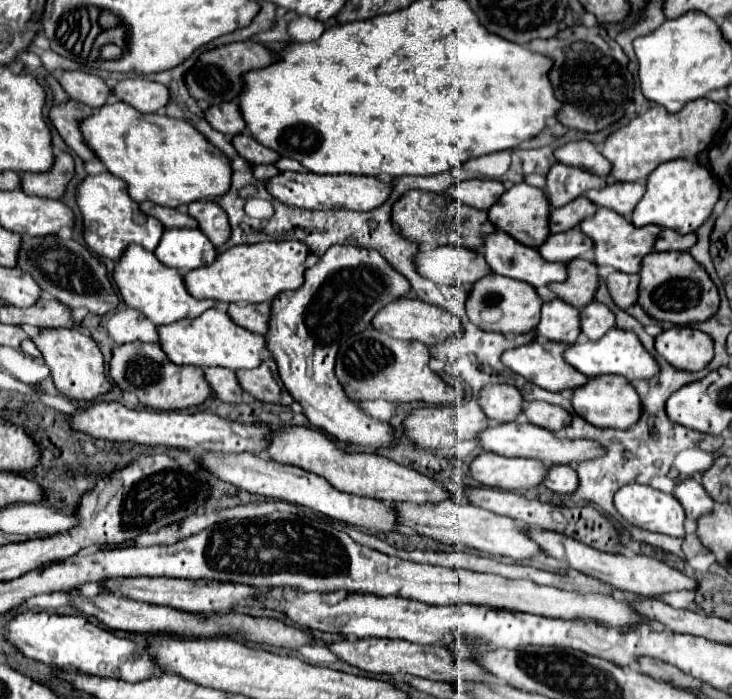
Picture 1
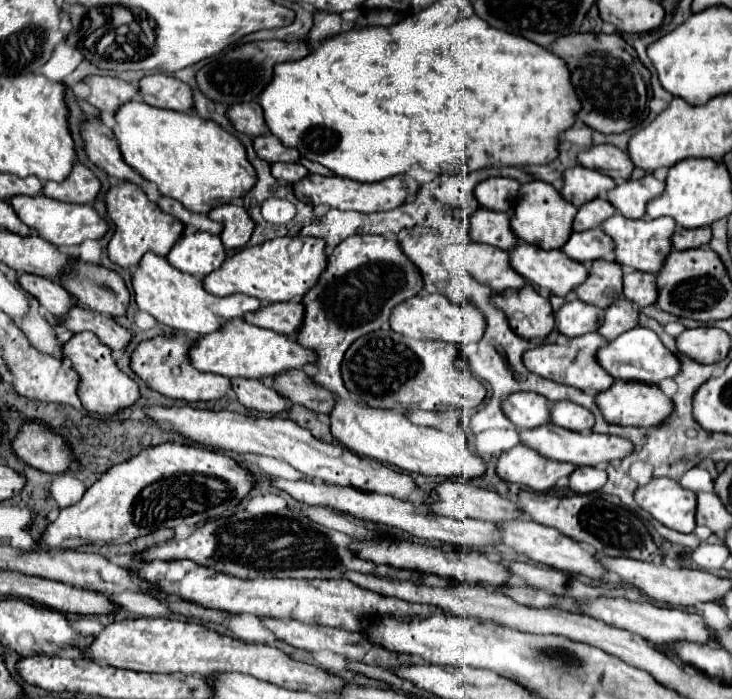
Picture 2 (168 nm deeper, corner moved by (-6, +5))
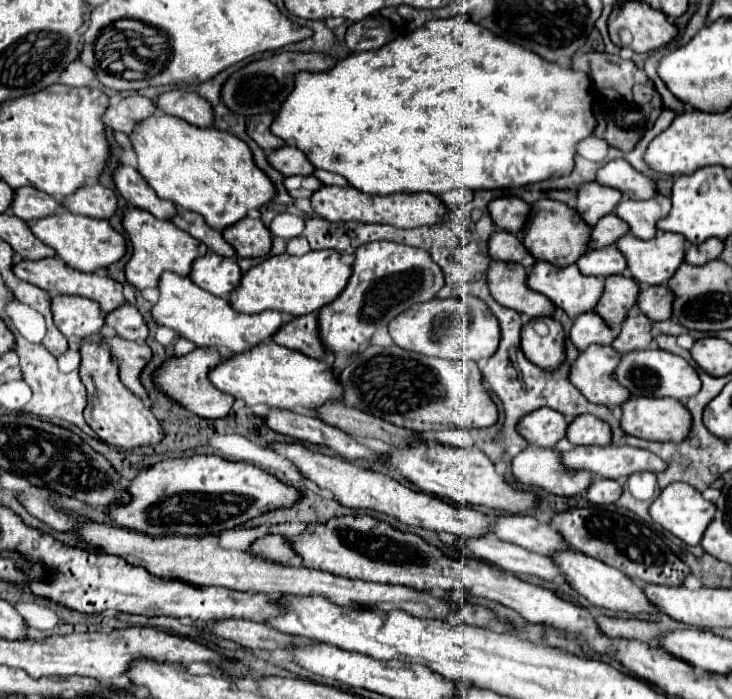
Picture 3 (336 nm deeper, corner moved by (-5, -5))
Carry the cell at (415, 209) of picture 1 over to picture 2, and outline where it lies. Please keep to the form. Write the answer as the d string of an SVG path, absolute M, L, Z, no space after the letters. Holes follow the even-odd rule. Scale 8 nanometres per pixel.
M479 208L471 214L469 224L469 238L473 242L483 242L501 250L513 248L519 240L509 228L509 214L507 212L493 212Z

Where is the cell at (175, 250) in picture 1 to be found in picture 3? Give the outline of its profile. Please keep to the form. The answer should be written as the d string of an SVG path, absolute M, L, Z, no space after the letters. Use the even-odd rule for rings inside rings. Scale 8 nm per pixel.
M208 252L206 256L194 260L190 280L198 284L202 290L208 290L210 294L216 294L220 298L228 298L232 290L240 284L242 272L232 258L218 256L214 252Z

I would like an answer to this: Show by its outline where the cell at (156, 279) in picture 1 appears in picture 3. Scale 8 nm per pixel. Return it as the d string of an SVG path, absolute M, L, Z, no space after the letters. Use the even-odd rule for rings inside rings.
M174 272L162 274L158 290L160 290L160 300L152 308L154 320L160 326L174 328L180 336L192 340L196 346L210 346L222 352L226 350L230 354L242 354L272 338L284 324L282 312L272 312L272 310L264 310L260 314L236 312L228 300L202 290L190 278L178 276Z

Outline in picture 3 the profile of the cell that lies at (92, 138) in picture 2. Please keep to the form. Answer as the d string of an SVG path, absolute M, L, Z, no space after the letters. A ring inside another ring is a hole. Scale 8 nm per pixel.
M118 166L114 172L114 184L130 206L142 208L160 220L170 220L178 212L178 208L170 200L158 198L158 194L154 194L142 174L138 174L138 170L134 170L132 166Z

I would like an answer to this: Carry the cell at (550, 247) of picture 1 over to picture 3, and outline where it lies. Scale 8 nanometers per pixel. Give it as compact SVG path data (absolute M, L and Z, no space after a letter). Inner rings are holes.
M616 246L590 250L576 264L578 264L582 274L586 274L586 276L602 276L602 278L622 274L628 268L624 254L620 250L616 250Z

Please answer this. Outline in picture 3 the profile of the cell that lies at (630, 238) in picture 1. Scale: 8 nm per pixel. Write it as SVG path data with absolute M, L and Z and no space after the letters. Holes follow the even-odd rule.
M658 232L652 240L638 240L626 234L616 246L626 256L634 280L644 284L666 284L684 262L686 240L672 232Z

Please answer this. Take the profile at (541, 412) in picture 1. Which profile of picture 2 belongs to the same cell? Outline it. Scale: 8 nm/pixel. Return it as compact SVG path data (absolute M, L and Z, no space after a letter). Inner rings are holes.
M561 400L561 402L551 404L551 422L561 428L567 428L567 430L589 432L595 424L595 418L587 408L575 404L575 402Z

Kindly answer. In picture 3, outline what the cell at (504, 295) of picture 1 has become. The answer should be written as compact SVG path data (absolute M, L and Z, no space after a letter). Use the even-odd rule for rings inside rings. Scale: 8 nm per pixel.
M548 318L546 320L550 334L538 336L534 330L524 328L522 330L522 352L530 362L534 362L542 370L558 370L560 364L566 360L566 336L564 328L558 320Z

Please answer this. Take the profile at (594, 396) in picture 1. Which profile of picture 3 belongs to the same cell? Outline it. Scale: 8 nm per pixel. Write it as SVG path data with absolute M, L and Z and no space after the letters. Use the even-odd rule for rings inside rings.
M630 398L626 404L622 404L622 418L620 426L626 434L642 438L642 440L654 440L654 442L684 442L686 436L692 430L692 414L686 410L686 406L680 400L674 398Z

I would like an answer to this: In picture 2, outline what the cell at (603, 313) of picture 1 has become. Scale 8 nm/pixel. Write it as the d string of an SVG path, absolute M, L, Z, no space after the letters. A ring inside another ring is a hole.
M621 298L615 300L607 310L605 310L605 318L599 326L599 334L605 336L605 340L613 340L617 338L621 332L627 332L629 328L637 326L637 308L633 306L633 302Z

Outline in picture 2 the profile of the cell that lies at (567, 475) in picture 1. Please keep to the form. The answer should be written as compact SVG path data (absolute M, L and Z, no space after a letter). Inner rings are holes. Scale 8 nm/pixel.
M579 466L575 468L575 472L571 472L569 478L569 488L577 494L589 494L589 492L597 492L607 480L605 470L593 468L593 466Z

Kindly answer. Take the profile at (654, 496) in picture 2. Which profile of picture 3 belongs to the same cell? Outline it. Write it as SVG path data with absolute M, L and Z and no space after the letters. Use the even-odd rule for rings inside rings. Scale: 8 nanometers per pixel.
M674 482L674 484L666 486L650 506L652 520L690 546L696 546L702 540L702 534L706 532L708 524L714 520L714 514L716 514L716 506L712 502L704 500L702 494L698 490L694 490L694 486L684 484L684 482Z

